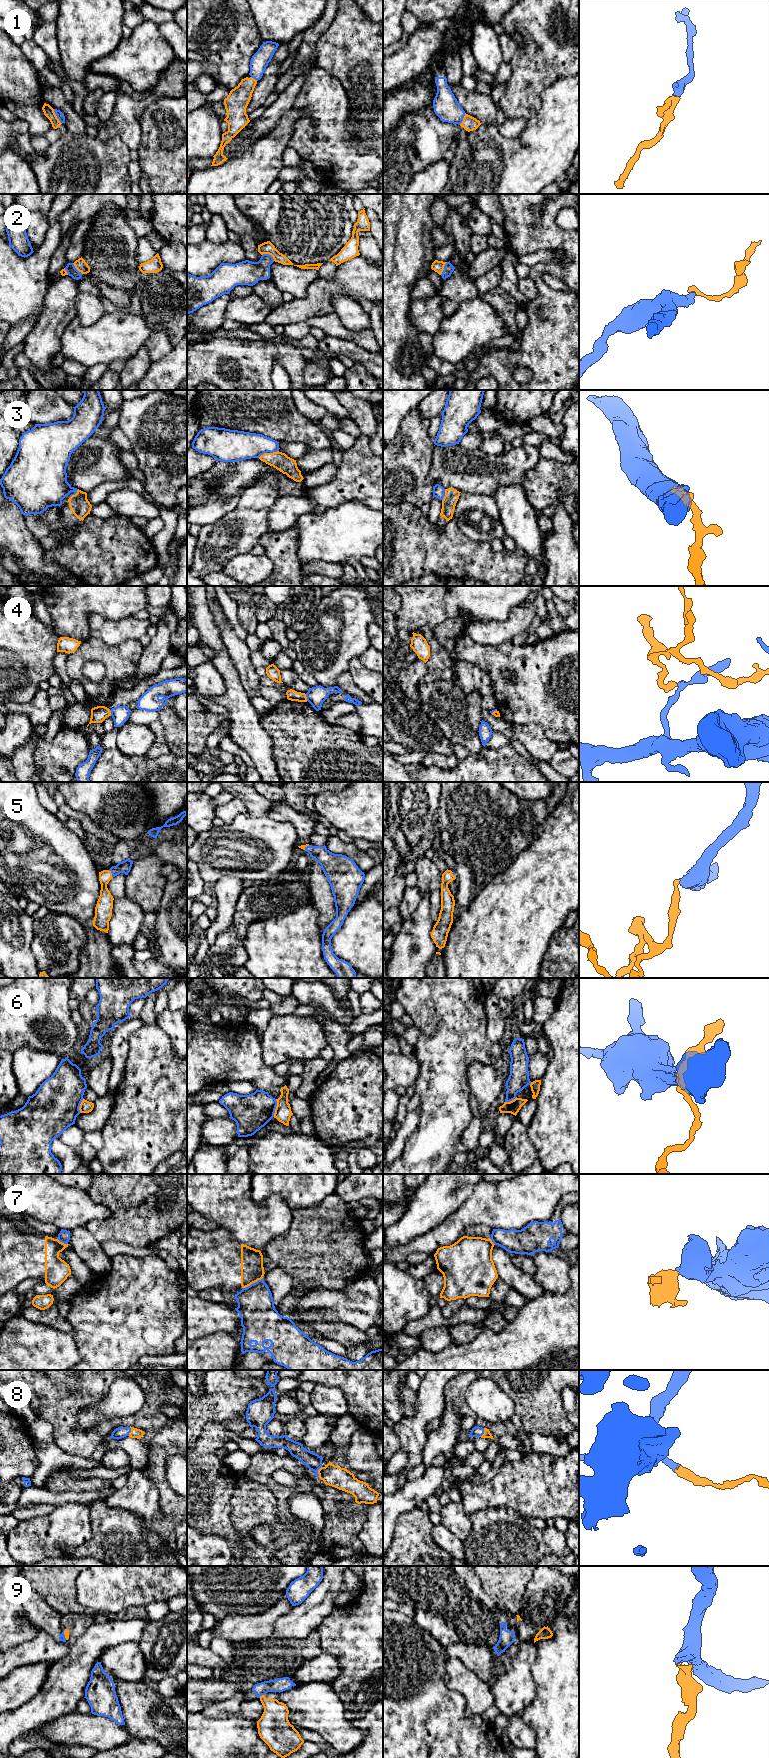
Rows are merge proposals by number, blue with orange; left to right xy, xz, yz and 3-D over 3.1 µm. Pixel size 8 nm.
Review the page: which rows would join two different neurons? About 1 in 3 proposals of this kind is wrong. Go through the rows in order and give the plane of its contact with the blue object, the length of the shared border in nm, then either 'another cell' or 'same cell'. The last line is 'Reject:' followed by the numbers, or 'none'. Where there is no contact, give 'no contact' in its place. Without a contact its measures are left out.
1: meets blue in xy; contact 140 nm long; another cell
2: meets blue in xz; contact 120 nm long; another cell
3: meets blue in yz; contact 100 nm long; another cell
4: meets blue in xz; contact 60 nm long; another cell
5: meets blue in xy; contact 70 nm long; same cell
6: meets blue in xz; contact 150 nm long; another cell
7: meets blue in xz; contact 170 nm long; another cell
8: meets blue in xz; contact 90 nm long; same cell
9: meets blue in xz; contact 50 nm long; another cell
Reject: 1, 2, 3, 4, 6, 7, 9

